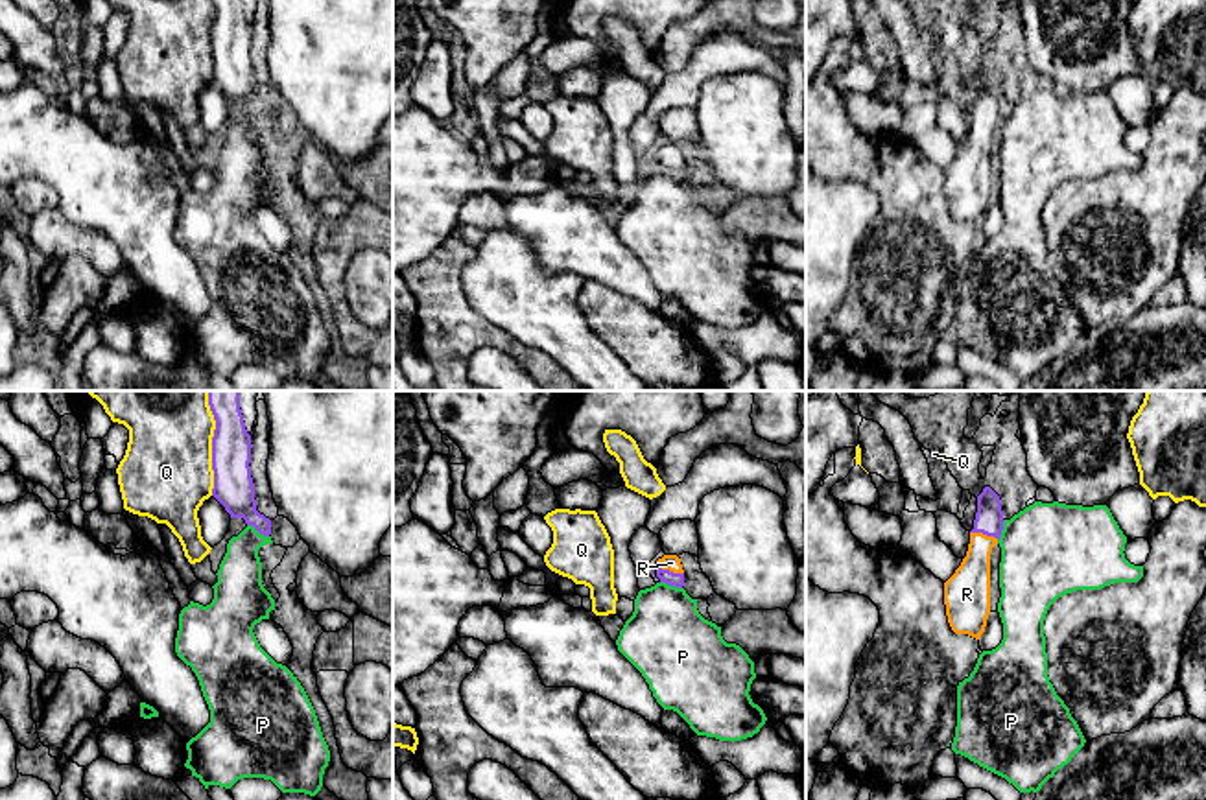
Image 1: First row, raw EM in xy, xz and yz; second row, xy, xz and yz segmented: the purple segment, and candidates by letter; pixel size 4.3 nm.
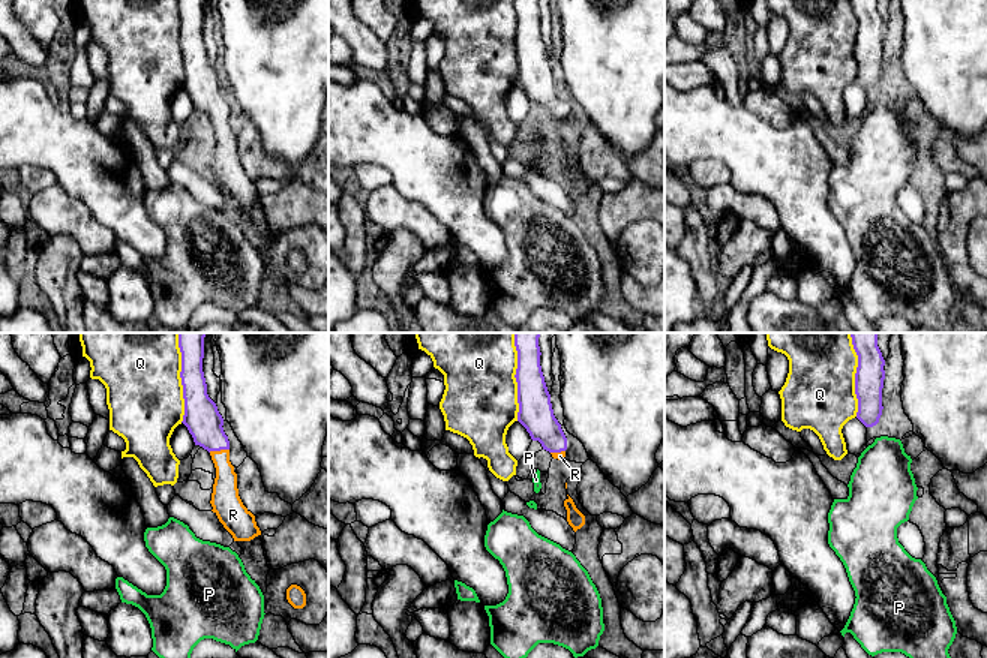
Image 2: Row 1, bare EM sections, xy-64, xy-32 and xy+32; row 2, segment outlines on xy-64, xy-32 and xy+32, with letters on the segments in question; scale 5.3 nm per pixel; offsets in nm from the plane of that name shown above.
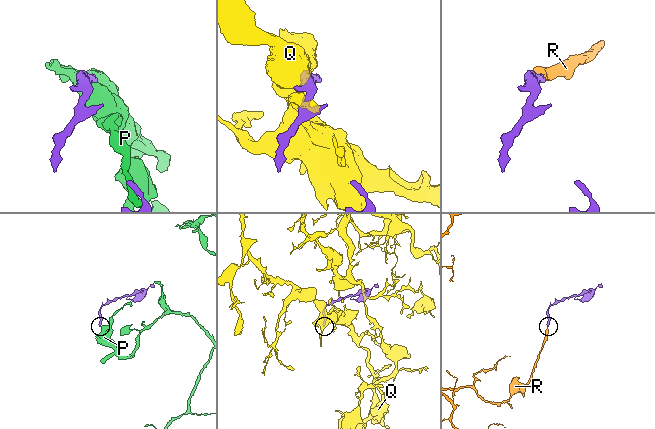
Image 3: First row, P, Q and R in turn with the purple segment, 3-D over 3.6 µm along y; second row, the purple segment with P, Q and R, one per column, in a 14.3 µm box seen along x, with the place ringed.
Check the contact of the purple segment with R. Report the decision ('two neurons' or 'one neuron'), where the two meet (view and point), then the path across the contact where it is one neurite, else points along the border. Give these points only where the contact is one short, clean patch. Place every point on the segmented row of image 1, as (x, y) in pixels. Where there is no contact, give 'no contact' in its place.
one neuron; meets purple in yz at (985, 533); runs through yz (989, 520), (985, 533), (969, 587)

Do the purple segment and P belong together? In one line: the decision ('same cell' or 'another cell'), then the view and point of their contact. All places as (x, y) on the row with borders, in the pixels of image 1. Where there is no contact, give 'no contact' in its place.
another cell | xy (259, 531)

